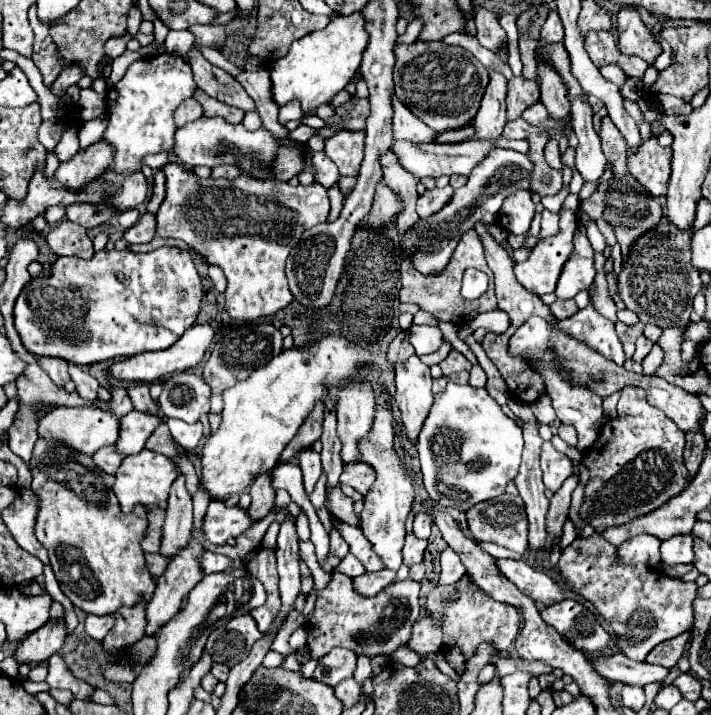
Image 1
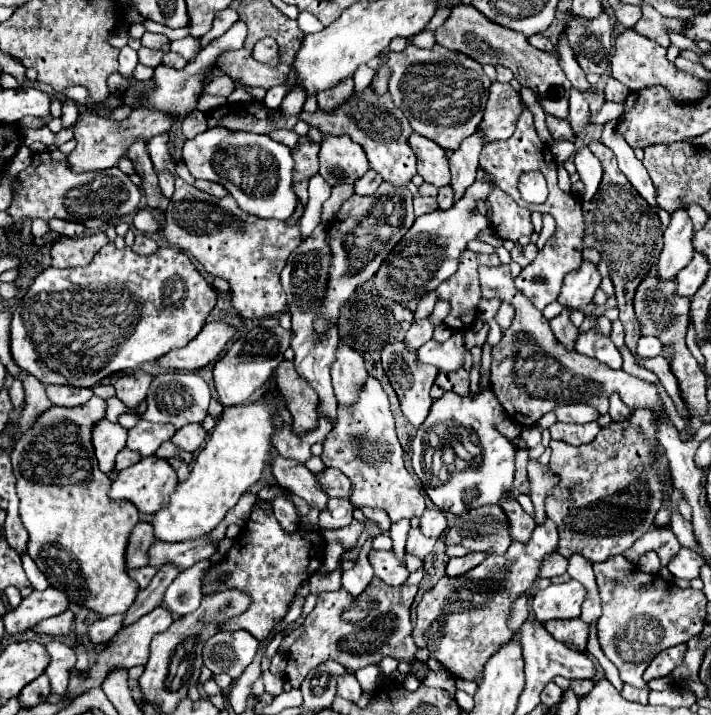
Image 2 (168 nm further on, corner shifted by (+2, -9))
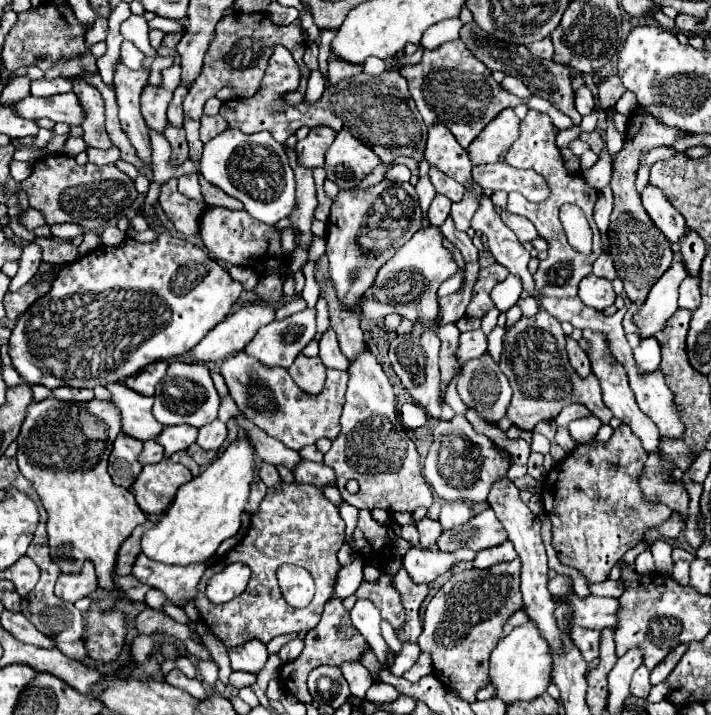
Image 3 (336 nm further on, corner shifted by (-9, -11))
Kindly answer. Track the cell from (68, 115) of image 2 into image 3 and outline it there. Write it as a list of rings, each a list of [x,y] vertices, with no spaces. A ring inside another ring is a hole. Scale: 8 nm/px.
[[[69,136],[69,140],[65,142],[65,146],[63,146],[63,154],[67,154],[67,156],[77,156],[79,152],[83,152],[87,148],[87,144],[83,142],[83,138],[73,138],[73,136]]]

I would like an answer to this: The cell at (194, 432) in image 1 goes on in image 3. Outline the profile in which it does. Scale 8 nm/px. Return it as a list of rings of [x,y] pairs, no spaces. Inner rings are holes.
[[[219,420],[205,424],[203,428],[199,428],[199,436],[197,436],[197,444],[205,450],[219,450],[221,444],[225,442],[227,436],[227,428],[225,424],[221,424]]]

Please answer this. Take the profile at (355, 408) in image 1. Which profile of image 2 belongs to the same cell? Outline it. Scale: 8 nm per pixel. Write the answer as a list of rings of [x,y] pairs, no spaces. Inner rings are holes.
[[[340,338],[336,360],[332,362],[332,384],[338,404],[352,404],[356,400],[356,390],[360,390],[366,376],[368,372],[362,356]]]

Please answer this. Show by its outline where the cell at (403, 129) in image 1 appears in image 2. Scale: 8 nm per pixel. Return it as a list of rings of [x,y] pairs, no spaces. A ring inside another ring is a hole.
[[[416,132],[410,138],[410,146],[418,160],[418,174],[424,178],[424,182],[434,184],[436,188],[448,186],[450,170],[448,170],[448,158],[446,158],[444,148],[436,146],[436,142],[432,142]]]

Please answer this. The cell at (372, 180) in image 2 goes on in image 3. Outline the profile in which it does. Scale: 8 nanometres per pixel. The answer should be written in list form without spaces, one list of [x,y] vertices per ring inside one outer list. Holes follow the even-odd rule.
[[[405,164],[391,166],[391,168],[387,170],[385,178],[391,180],[391,182],[409,182],[409,178],[411,178],[411,170],[409,170]]]

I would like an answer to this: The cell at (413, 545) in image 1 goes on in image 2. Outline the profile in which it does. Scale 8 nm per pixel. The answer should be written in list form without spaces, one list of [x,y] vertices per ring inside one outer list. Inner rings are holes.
[[[412,528],[410,534],[408,534],[408,540],[406,540],[406,550],[414,556],[418,556],[420,560],[424,560],[430,552],[432,552],[432,546],[438,538],[428,538],[420,532],[420,528]]]

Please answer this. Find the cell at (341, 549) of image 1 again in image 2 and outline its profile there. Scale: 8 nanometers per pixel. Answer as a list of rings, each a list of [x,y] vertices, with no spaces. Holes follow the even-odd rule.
[[[352,520],[348,526],[344,526],[344,528],[340,528],[340,530],[322,530],[322,536],[326,536],[328,542],[340,540],[340,542],[344,544],[344,548],[348,550],[348,548],[352,548],[352,546],[358,542],[362,530],[364,530],[364,522]]]

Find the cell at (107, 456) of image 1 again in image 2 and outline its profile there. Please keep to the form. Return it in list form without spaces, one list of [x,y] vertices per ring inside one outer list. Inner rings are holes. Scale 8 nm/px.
[[[128,448],[120,450],[120,454],[118,454],[118,458],[116,458],[116,470],[114,470],[114,472],[120,472],[120,470],[136,464],[140,458],[142,458],[140,452],[134,452],[134,450],[128,450]]]

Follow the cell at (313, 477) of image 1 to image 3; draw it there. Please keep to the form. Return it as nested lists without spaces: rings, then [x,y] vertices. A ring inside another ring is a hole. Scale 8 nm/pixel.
[[[237,352],[223,362],[221,376],[245,418],[259,426],[265,434],[283,442],[287,448],[301,450],[315,444],[319,438],[335,440],[335,436],[339,436],[339,412],[343,412],[343,396],[347,392],[347,372],[329,368],[321,394],[309,396],[301,392],[285,368],[265,368],[257,360],[245,356],[245,352]]]

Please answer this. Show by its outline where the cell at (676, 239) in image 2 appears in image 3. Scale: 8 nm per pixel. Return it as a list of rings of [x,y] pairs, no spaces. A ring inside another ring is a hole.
[[[673,262],[671,268],[657,280],[657,284],[649,290],[649,296],[639,312],[633,314],[633,322],[637,324],[637,332],[641,338],[653,336],[659,332],[667,320],[673,316],[679,296],[679,284],[687,278],[687,268],[683,262]]]

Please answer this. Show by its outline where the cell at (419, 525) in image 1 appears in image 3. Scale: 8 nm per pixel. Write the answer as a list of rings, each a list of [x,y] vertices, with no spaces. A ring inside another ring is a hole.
[[[445,502],[439,514],[439,524],[443,530],[451,530],[459,524],[465,524],[471,516],[471,508],[465,502]]]

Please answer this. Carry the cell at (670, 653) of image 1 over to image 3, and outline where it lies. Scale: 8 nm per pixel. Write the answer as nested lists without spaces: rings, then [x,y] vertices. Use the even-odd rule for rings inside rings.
[[[685,644],[677,646],[673,652],[669,652],[669,656],[667,656],[661,664],[657,664],[655,670],[651,672],[651,684],[655,686],[655,684],[659,684],[659,682],[665,682],[685,652],[687,652],[687,646],[685,646]]]

